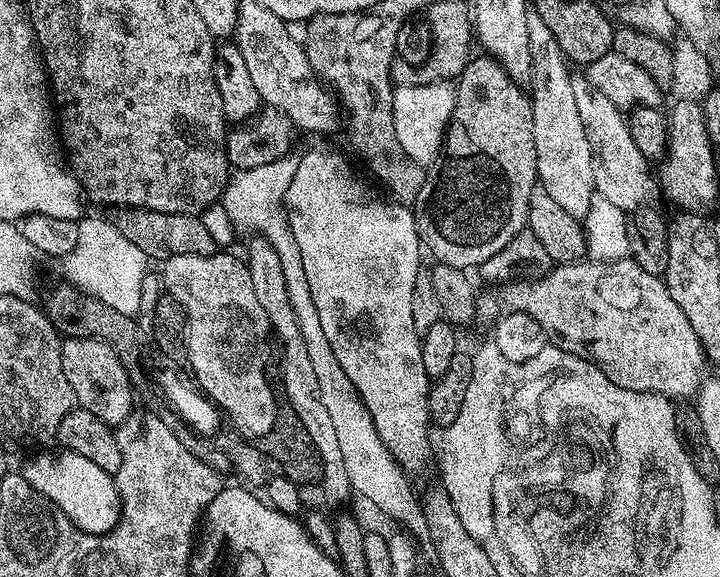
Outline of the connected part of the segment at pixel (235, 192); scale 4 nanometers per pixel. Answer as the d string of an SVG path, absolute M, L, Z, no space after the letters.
M285 154L279 160L266 166L258 166L254 170L237 171L224 187L222 203L226 214L230 214L233 225L237 229L245 228L248 234L260 236L278 254L282 261L282 274L286 274L286 291L290 293L290 306L294 306L294 318L298 318L298 326L302 329L302 342L306 342L306 355L310 357L314 375L318 378L318 390L322 398L322 406L330 413L334 431L338 437L338 447L342 449L342 462L346 462L348 486L364 500L369 500L384 516L389 516L396 524L401 524L403 531L411 537L417 536L422 542L428 540L428 523L423 503L412 493L408 485L409 477L400 463L386 450L382 438L378 438L378 430L374 426L374 418L370 418L370 410L362 402L362 398L354 390L350 378L338 366L330 344L326 342L326 334L322 331L322 322L318 319L318 310L314 306L314 298L310 294L310 282L306 282L306 270L302 270L302 254L298 250L298 242L294 242L294 234L290 230L288 214L284 211L284 195L294 182L294 170L297 157Z

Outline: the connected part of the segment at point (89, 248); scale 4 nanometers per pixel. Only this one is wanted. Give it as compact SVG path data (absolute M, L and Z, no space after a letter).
M83 217L78 222L78 240L63 257L63 276L73 287L98 298L118 313L135 317L141 308L142 278L148 271L148 259L134 242L118 233L111 221Z

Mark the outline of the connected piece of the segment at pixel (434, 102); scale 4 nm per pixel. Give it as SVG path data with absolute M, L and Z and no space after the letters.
M433 80L431 84L401 83L392 93L392 125L405 154L425 166L440 157L444 132L456 105L456 84L447 80Z

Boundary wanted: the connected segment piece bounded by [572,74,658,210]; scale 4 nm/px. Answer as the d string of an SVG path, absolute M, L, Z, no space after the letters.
M583 75L572 77L574 88L574 103L578 106L578 115L582 118L582 126L592 151L592 173L594 174L594 190L602 194L614 205L631 210L642 208L653 203L658 196L658 180L648 169L649 157L634 146L634 138L630 138L630 126L625 113L606 94L592 91L592 85Z

